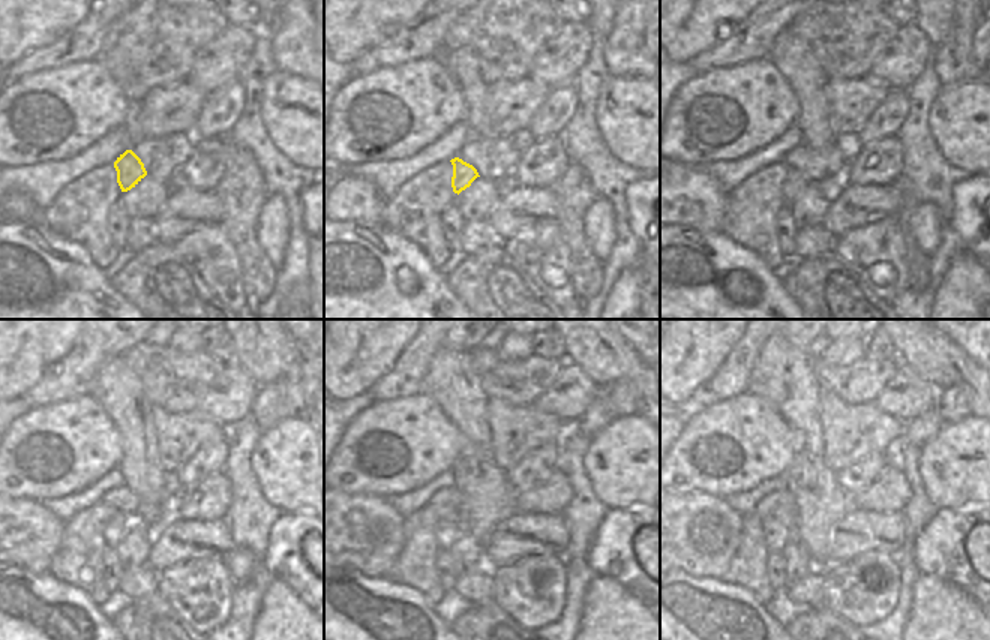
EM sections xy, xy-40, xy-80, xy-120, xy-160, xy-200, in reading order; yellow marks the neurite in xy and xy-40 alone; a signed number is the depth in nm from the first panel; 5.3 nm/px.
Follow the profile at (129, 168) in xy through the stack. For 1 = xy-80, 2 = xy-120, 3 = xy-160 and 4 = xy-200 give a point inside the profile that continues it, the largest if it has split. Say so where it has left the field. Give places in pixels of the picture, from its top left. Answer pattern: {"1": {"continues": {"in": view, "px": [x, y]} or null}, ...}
{"1": {"continues": {"in": "xy-80", "px": [795, 182]}}, "2": {"continues": {"in": "xy-120", "px": [114, 529]}}, "3": {"continues": {"in": "xy-160", "px": [447, 529]}}, "4": {"continues": {"in": "xy-200", "px": [776, 535]}}}

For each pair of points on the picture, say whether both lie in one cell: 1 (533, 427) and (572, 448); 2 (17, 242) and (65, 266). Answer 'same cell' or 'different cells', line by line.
1: different cells
2: same cell

